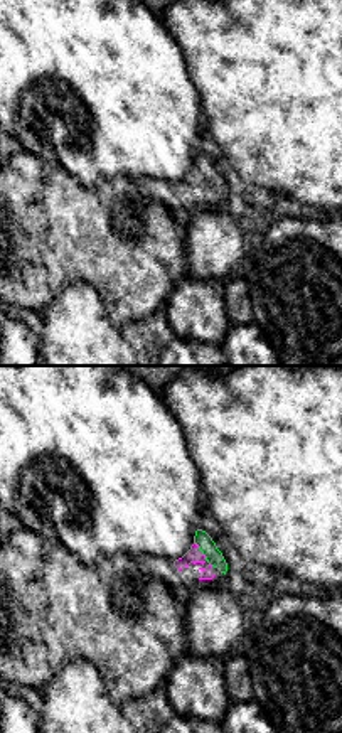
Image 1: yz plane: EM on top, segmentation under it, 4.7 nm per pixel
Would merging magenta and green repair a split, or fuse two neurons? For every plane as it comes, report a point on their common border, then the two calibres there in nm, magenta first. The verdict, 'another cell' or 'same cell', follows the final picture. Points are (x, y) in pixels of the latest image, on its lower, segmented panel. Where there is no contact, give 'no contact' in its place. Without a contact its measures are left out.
meets magenta at (201, 551); 80 nm thick on the magenta side, 80 nm on the other

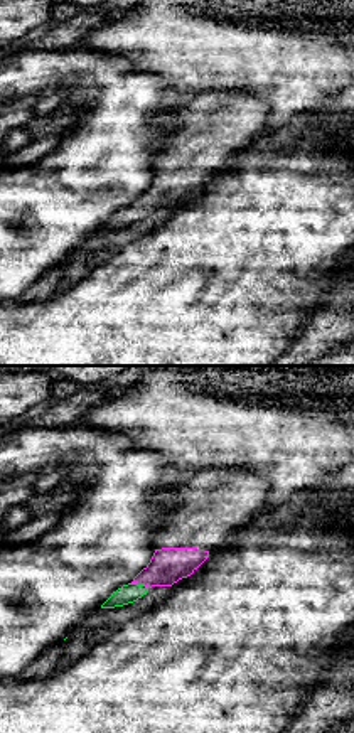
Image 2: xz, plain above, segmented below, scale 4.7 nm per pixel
meets magenta at (140, 583); 170 nm thick on the magenta side, 90 nm on the other

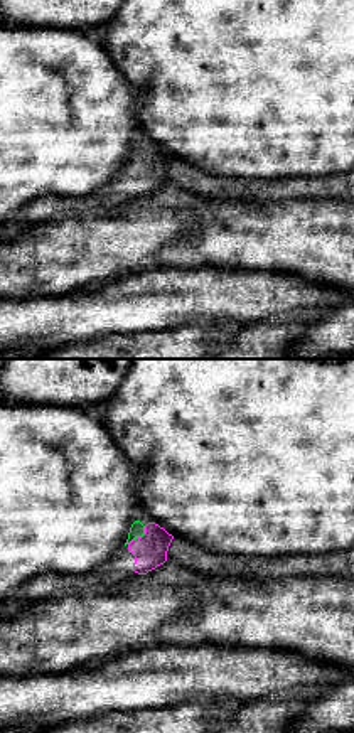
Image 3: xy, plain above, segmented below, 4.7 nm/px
meets magenta at (139, 538); 160 nm thick on the magenta side, 70 nm on the other

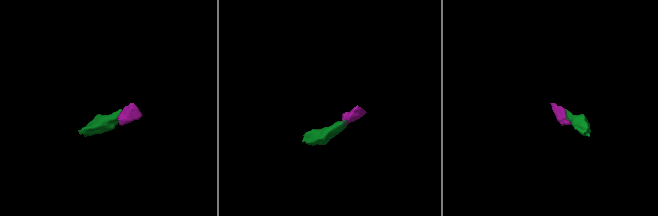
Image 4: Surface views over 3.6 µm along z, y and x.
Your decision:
same cell

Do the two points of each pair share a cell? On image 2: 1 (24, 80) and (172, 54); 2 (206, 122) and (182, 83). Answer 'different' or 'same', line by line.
1: different
2: different

